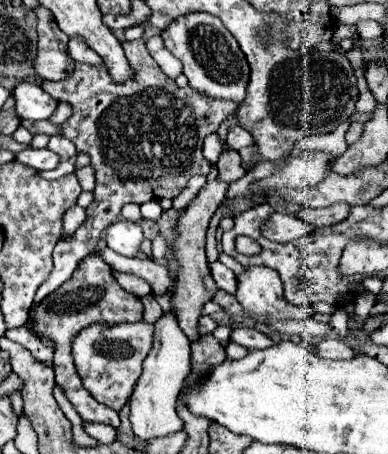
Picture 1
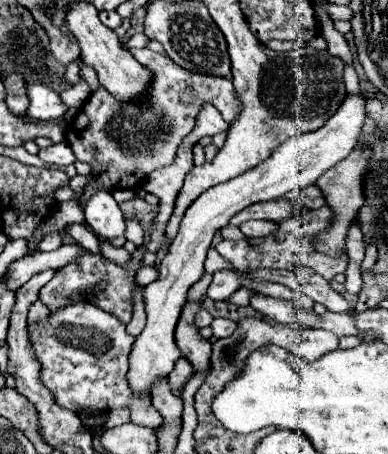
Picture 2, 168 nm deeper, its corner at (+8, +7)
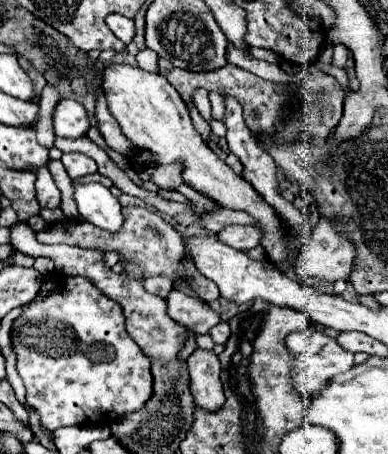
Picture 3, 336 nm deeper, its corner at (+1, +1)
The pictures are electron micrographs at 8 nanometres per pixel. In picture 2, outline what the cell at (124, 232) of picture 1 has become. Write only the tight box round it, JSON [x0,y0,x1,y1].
[84,191,124,239]

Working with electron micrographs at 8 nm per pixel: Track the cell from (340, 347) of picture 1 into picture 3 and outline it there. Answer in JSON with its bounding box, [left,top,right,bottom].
[285,329,353,399]

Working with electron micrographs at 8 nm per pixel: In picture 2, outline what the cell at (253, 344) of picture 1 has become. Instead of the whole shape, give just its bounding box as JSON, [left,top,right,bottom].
[210,319,236,339]

